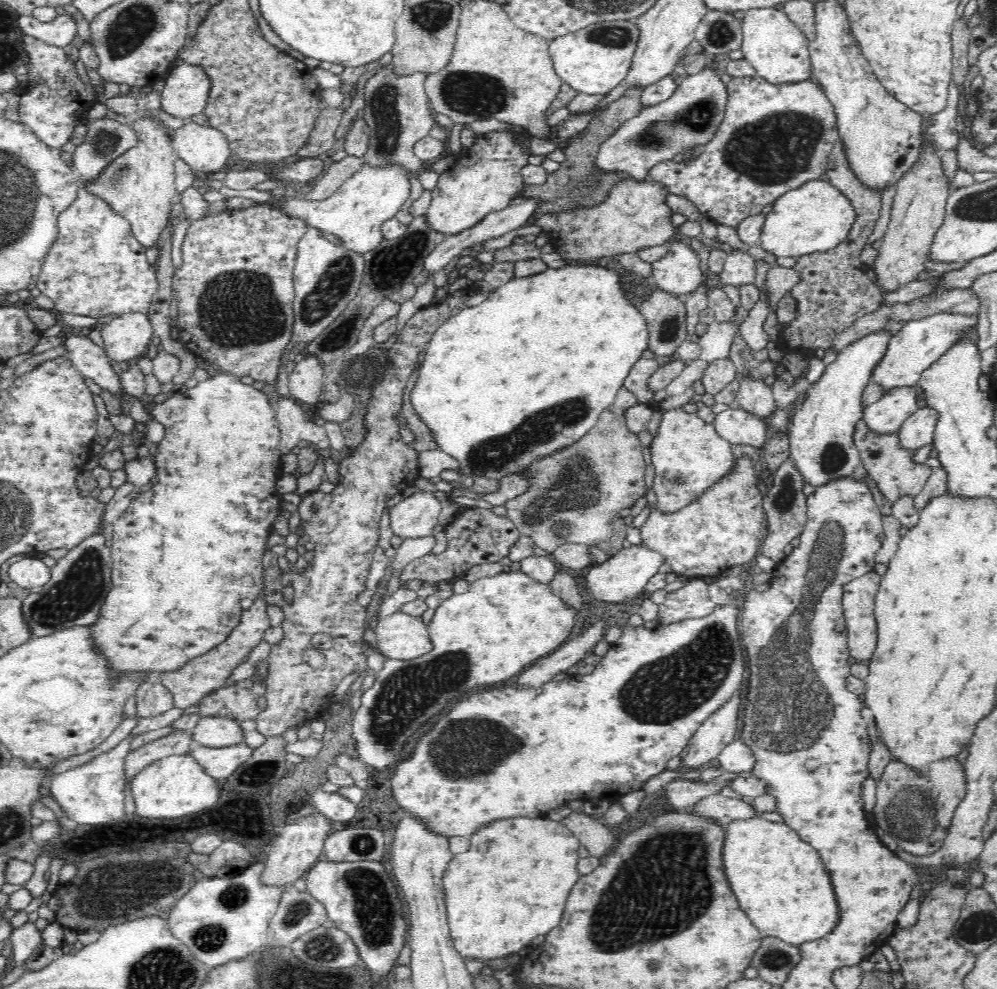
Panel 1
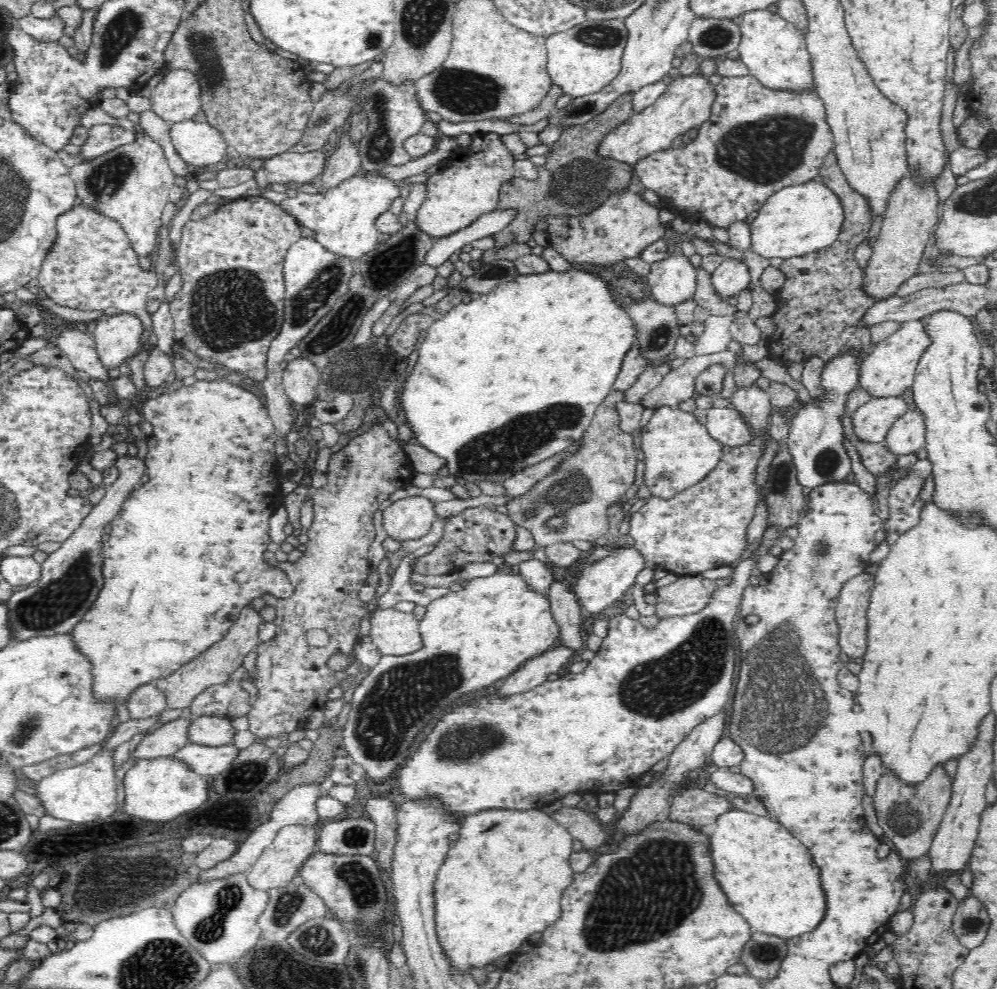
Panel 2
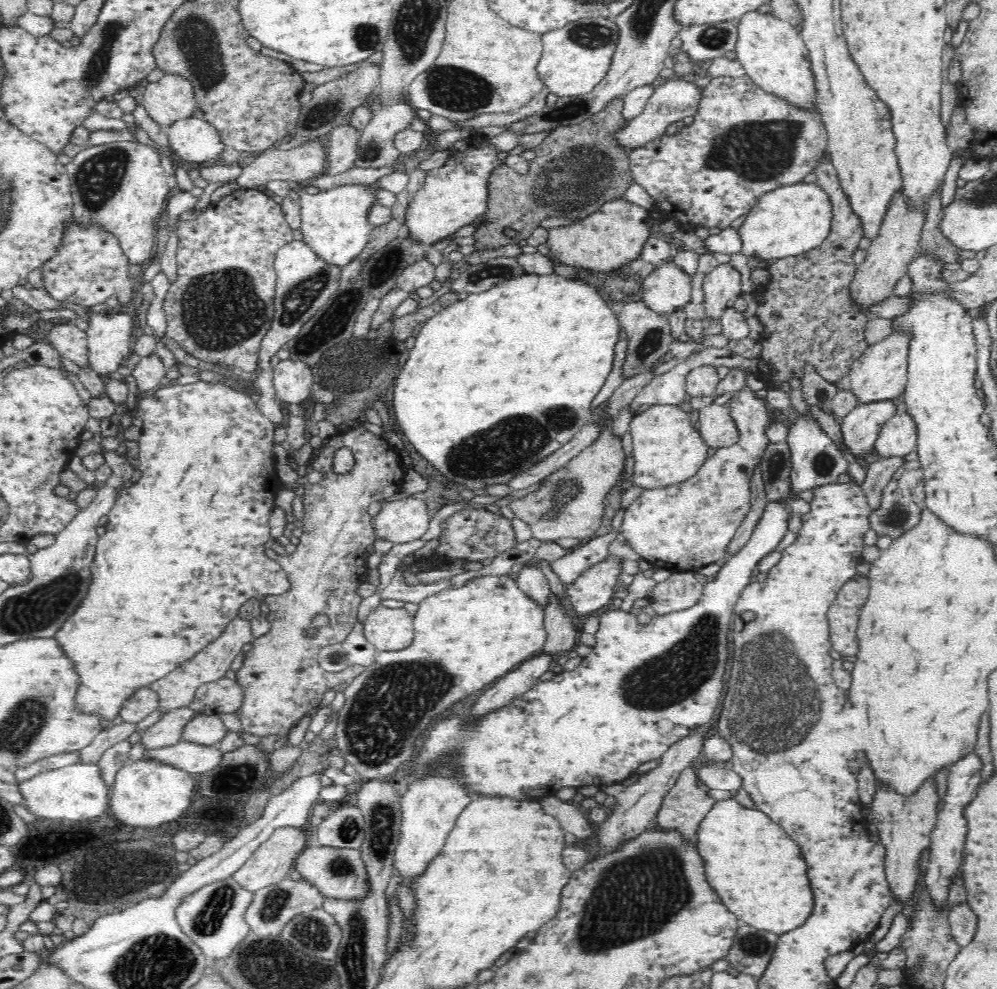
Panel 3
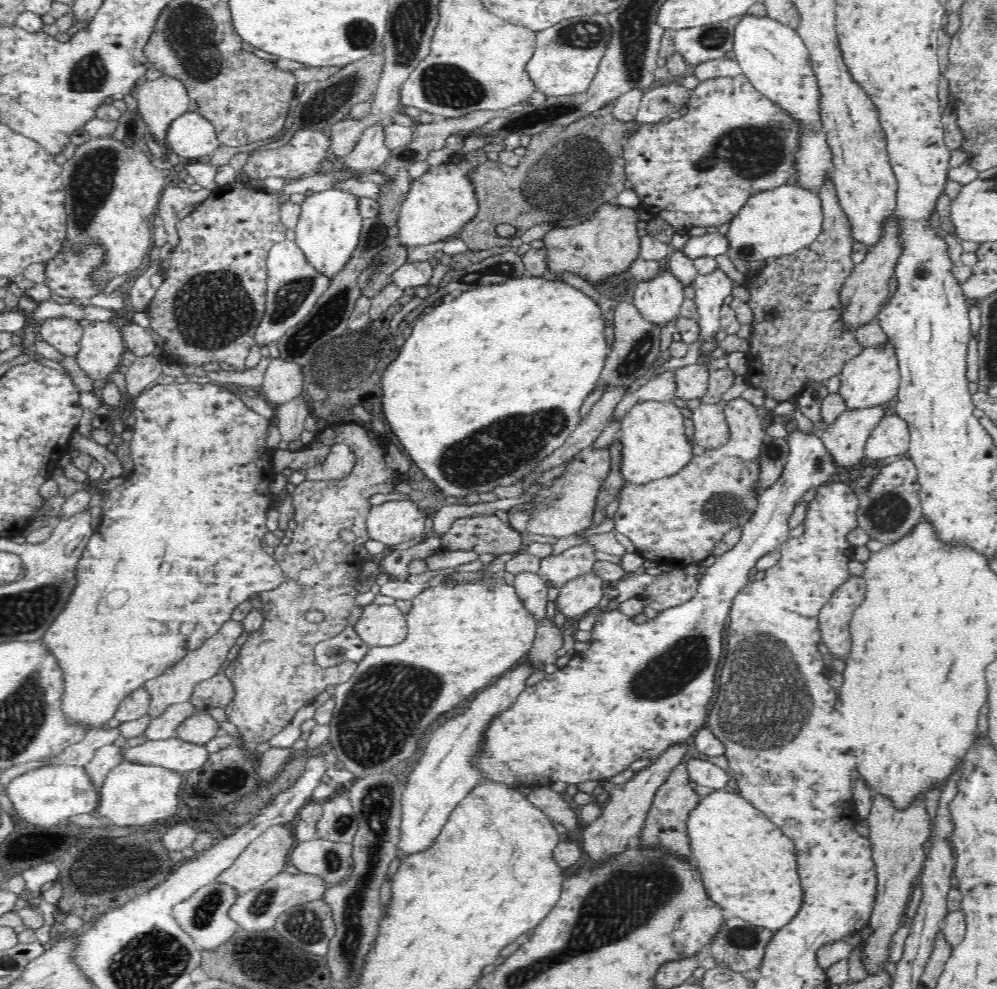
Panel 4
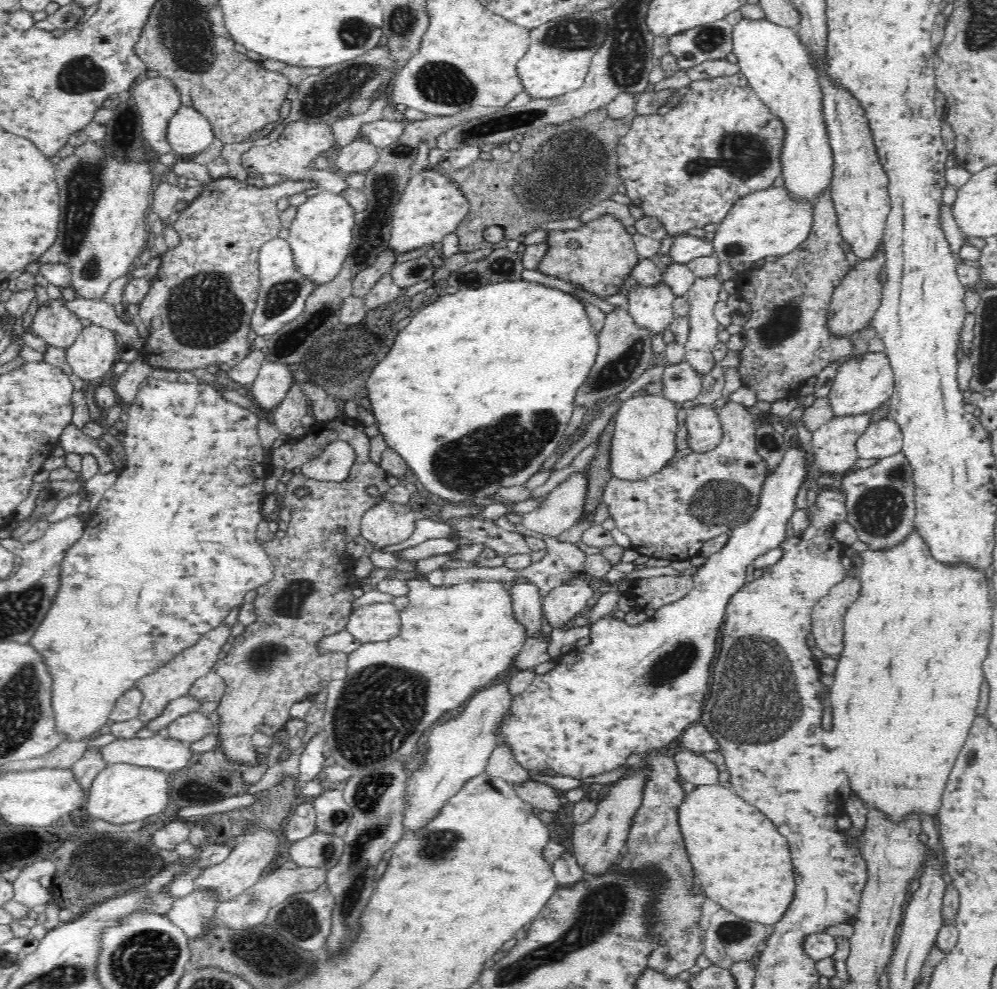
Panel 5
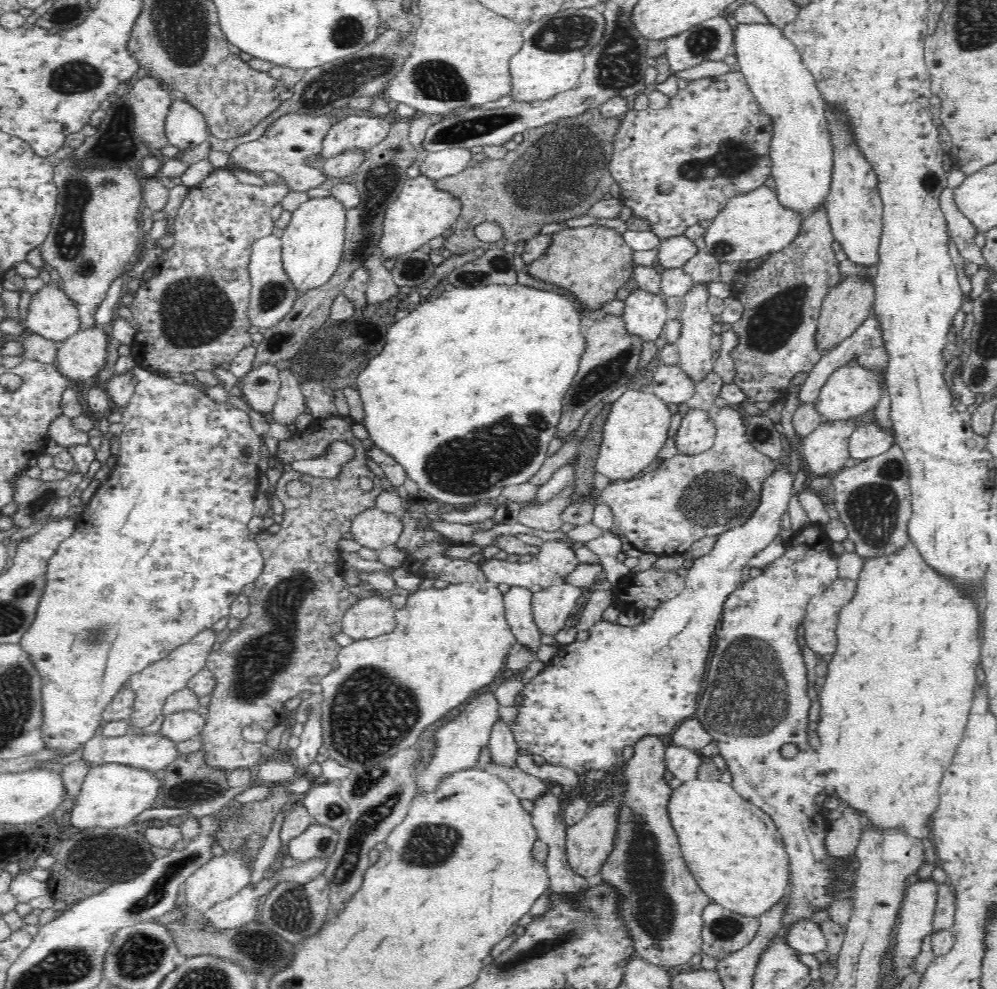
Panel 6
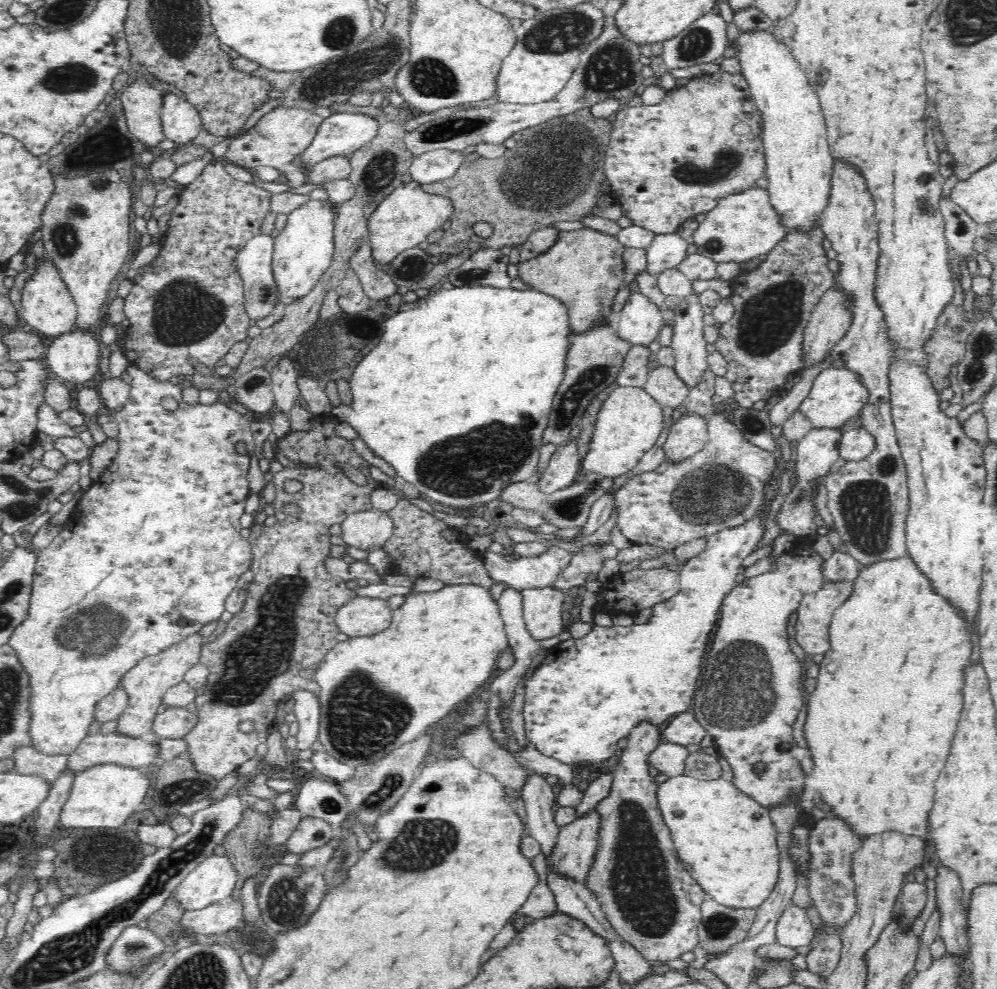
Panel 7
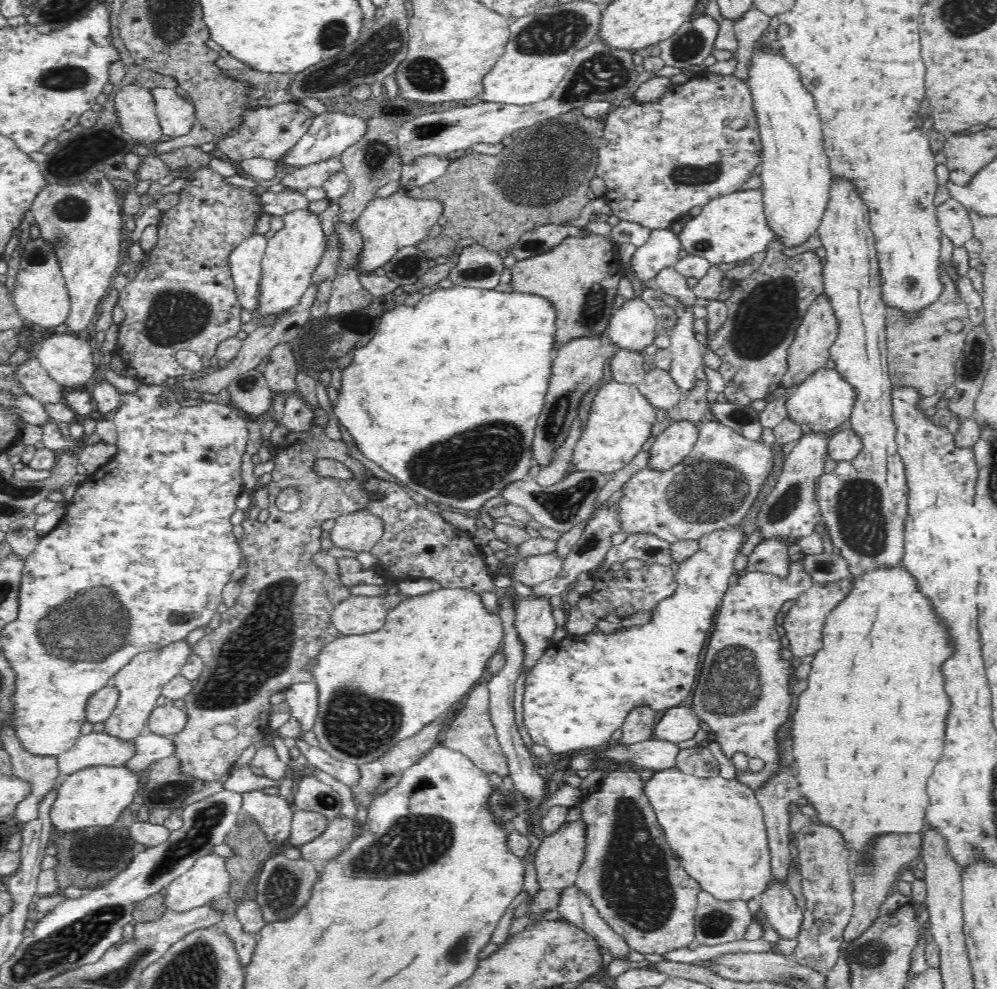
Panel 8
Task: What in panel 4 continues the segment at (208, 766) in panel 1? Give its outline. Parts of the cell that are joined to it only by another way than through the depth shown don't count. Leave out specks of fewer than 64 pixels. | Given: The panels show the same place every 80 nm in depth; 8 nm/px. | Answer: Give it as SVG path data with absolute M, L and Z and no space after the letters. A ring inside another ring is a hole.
M176 737L146 740L136 746L125 746L121 741L120 748L124 761L167 768L180 774L198 771L208 753L202 746L186 743Z

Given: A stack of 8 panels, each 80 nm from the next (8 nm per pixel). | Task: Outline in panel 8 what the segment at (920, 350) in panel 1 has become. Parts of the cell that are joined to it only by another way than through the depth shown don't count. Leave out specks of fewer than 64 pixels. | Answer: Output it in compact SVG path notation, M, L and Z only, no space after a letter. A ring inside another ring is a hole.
M826 366L814 371L800 384L793 386L790 392L783 397L785 418L791 420L799 428L799 434L827 433L840 426L850 416L853 403L853 390L839 378L838 372Z

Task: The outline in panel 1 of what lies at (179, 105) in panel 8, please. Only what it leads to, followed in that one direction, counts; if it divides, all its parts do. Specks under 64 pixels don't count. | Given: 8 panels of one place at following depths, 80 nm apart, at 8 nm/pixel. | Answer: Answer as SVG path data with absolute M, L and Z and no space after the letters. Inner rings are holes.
M186 120L184 126L171 130L171 148L193 172L208 174L222 170L232 154L226 137L217 128Z

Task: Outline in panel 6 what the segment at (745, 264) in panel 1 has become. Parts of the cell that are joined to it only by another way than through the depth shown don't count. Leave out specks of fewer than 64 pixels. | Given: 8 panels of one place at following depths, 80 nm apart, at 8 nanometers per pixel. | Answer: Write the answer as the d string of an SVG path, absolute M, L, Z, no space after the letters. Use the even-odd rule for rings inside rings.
M696 283L688 294L683 296L684 308L679 312L680 336L676 340L675 347L678 351L679 367L681 371L694 382L702 380L713 370L713 352L711 339L714 325L713 315L706 306L706 299L710 296L709 286L706 283Z

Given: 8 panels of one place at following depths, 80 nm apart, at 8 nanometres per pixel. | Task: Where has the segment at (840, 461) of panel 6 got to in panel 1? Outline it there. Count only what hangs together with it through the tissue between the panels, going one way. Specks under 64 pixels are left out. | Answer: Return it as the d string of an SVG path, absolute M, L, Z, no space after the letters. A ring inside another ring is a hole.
M914 386L896 388L882 395L876 402L866 405L859 420L876 436L895 434L902 421L920 408Z

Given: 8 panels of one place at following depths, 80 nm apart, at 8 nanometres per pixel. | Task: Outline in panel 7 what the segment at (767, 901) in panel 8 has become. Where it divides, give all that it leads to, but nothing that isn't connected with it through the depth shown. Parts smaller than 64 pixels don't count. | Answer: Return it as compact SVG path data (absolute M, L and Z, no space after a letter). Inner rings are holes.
M789 902L777 916L775 922L776 942L784 946L798 948L807 946L814 928L804 909Z

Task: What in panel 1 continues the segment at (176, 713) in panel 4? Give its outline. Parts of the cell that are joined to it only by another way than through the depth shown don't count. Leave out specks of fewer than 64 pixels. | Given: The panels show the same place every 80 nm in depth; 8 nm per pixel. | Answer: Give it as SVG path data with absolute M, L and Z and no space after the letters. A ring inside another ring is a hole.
M175 728L172 732L168 732L166 736L160 736L140 748L129 753L124 760L125 776L127 780L133 777L141 768L147 764L164 758L186 753L191 743L191 732L184 728Z

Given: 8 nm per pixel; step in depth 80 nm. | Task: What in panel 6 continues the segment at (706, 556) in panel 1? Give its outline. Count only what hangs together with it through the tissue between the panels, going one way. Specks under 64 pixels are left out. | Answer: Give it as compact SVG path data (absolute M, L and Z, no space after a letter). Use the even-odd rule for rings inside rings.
M726 406L711 412L715 435L713 444L704 452L694 456L678 454L661 461L646 473L630 480L612 482L598 494L598 501L610 505L613 524L628 538L634 548L644 553L660 555L682 554L692 543L702 537L716 537L721 532L740 526L754 516L761 498L764 480L776 470L777 462L758 452L746 438L742 412L739 407Z

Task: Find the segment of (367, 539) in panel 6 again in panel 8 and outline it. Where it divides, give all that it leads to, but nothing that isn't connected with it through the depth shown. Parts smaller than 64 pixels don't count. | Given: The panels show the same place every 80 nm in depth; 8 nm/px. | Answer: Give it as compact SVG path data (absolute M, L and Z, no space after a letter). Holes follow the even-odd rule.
M364 510L335 518L333 524L330 542L352 552L368 552L383 535L381 520Z

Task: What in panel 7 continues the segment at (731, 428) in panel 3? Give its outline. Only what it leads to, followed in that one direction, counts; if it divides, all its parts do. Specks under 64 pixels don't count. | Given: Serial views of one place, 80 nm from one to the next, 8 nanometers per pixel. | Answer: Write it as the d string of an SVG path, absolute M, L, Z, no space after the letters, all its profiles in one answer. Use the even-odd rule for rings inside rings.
M697 414L682 415L670 426L662 442L663 462L676 464L698 452L707 441L706 418Z

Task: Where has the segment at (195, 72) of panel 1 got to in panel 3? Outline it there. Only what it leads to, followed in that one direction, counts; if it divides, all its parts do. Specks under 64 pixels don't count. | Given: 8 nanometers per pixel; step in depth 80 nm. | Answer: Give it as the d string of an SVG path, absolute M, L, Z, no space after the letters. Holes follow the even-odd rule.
M177 74L149 82L137 95L150 120L166 130L175 120L192 116L197 107L190 81Z

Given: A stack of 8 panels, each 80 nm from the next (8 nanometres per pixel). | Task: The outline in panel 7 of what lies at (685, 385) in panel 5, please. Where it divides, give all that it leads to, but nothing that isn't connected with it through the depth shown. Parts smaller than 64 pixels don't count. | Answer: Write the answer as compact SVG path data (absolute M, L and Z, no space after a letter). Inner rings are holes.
M664 366L649 370L642 387L662 408L671 410L686 398L689 391L689 387L675 375L674 369Z

